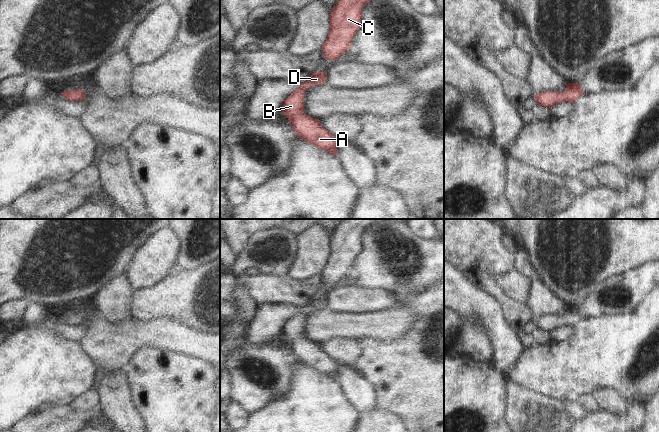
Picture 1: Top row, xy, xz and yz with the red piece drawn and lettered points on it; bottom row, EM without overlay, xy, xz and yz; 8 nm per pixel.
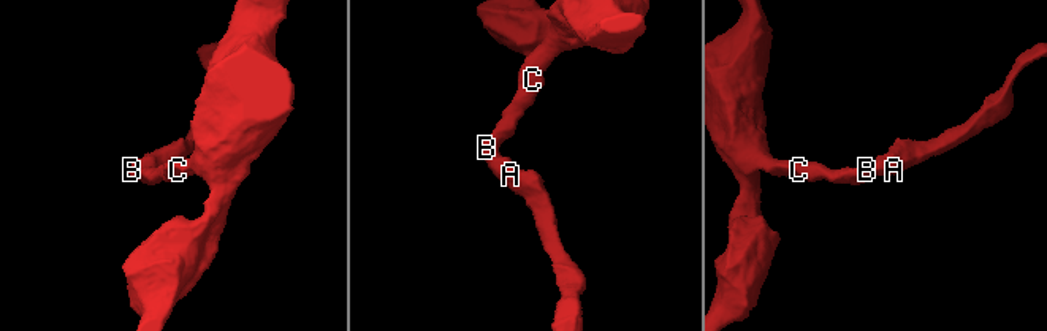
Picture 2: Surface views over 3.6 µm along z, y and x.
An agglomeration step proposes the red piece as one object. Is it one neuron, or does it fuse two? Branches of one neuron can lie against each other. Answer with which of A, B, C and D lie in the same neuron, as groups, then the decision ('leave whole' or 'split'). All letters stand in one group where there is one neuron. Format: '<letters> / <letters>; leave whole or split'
A B C D; leave whole

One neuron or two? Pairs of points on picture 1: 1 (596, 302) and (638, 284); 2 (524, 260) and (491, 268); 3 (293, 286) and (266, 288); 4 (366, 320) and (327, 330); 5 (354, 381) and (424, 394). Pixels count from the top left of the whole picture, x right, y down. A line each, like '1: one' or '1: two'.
1: one
2: two
3: one
4: one
5: two

